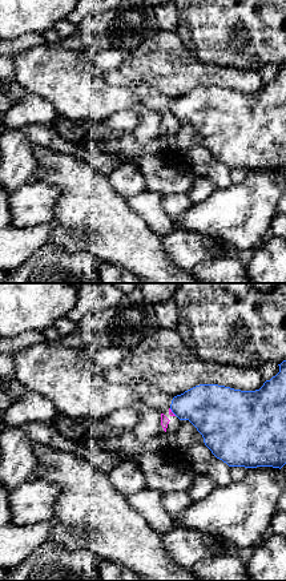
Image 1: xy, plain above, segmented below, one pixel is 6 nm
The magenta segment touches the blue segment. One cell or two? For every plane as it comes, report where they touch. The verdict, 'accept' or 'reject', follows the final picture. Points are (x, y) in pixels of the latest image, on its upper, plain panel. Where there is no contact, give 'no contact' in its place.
contact (172, 115)

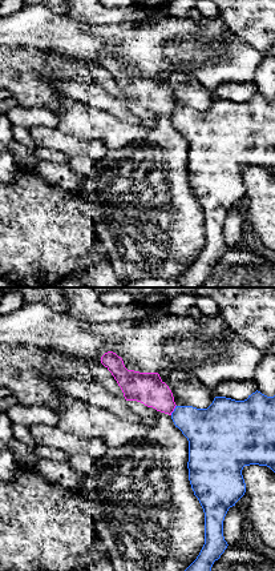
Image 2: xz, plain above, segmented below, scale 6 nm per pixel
contact (173, 112)

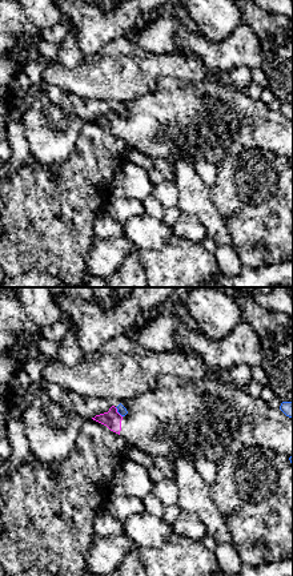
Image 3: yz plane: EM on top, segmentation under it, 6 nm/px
contact (117, 115)

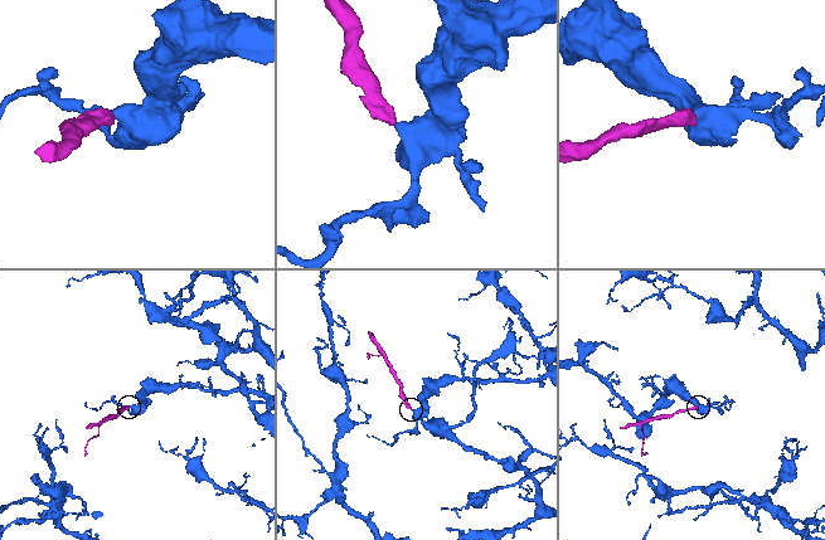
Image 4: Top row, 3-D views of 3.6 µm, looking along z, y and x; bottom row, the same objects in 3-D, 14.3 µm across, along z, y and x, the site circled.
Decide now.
reject

